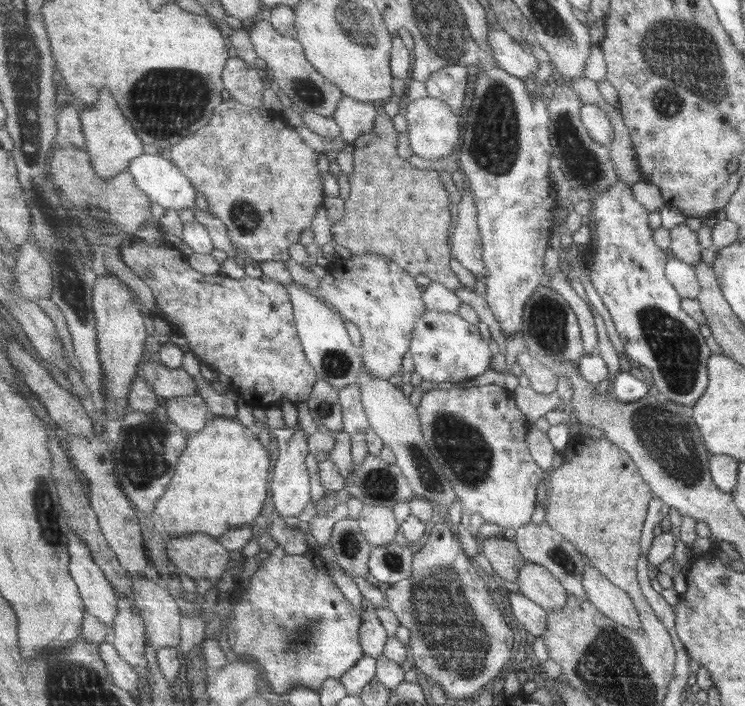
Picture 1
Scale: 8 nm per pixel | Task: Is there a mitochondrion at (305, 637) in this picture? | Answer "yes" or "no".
yes

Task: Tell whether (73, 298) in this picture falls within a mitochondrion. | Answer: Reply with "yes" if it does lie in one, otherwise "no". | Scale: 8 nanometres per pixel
yes

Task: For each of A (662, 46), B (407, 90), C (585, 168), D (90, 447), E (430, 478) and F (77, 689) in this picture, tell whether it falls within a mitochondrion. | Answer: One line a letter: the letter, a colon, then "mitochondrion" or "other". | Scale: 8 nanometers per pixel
A: mitochondrion
B: other
C: mitochondrion
D: other
E: mitochondrion
F: mitochondrion

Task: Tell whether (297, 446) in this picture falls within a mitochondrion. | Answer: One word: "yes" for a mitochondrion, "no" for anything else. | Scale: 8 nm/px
no

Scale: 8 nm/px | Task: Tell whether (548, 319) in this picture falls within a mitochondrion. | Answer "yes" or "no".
yes

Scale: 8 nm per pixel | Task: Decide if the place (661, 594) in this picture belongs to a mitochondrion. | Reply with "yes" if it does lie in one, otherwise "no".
no

